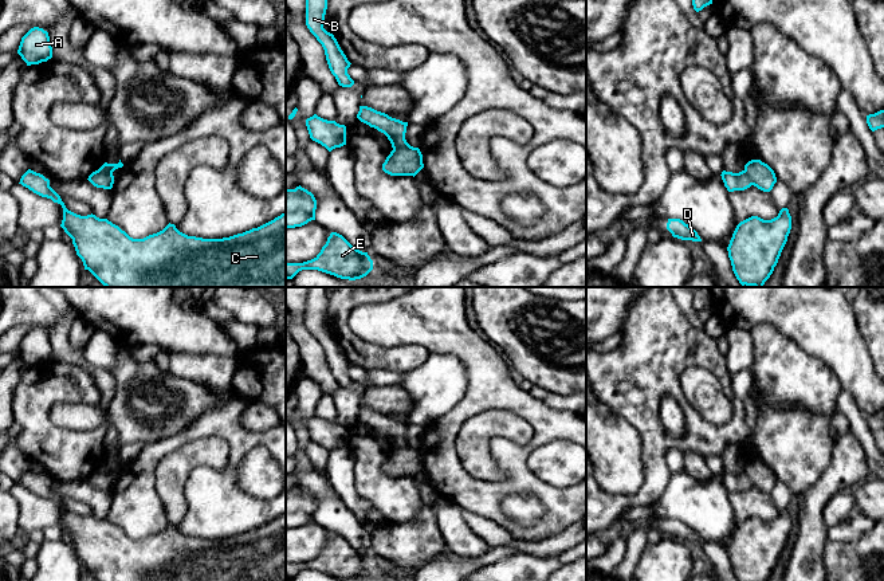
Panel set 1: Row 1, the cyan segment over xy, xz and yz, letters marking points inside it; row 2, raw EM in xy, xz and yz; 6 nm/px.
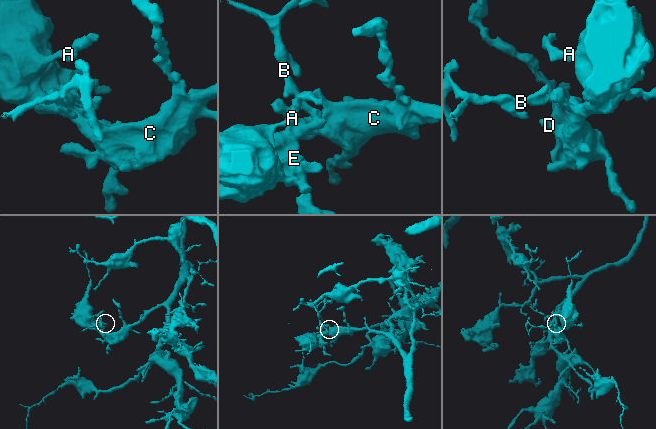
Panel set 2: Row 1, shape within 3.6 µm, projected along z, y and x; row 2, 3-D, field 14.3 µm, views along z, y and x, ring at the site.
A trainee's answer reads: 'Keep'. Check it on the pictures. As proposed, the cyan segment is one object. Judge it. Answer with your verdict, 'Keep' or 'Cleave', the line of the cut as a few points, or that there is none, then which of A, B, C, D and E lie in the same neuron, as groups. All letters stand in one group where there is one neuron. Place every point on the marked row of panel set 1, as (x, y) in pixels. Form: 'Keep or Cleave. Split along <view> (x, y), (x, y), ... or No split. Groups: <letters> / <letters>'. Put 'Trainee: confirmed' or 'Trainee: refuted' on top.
Trainee: refuted
Cleave. Split along xz (409, 145), (393, 149). Groups: A C D E / B

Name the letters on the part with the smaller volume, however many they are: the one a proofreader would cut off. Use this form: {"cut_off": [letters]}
{"cut_off": ["B"]}

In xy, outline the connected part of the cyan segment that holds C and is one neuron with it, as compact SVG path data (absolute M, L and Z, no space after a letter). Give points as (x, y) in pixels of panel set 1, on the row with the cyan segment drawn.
M28 169L19 184L62 205L60 227L72 239L85 270L105 287L286 287L286 212L258 228L223 239L188 236L170 223L157 233L133 239L107 219L68 211L40 173Z

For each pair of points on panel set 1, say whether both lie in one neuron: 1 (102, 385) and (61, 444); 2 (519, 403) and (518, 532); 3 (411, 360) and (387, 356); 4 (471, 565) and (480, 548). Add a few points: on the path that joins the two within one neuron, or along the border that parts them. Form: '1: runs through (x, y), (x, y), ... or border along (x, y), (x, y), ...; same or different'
1: border along (48, 412), (50, 419), (65, 428), (102, 427); different
2: runs through (538, 435), (517, 459), (517, 475), (495, 502); same
3: runs through (405, 358), (392, 358); same
4: border along (491, 546), (480, 556), (459, 560); different

